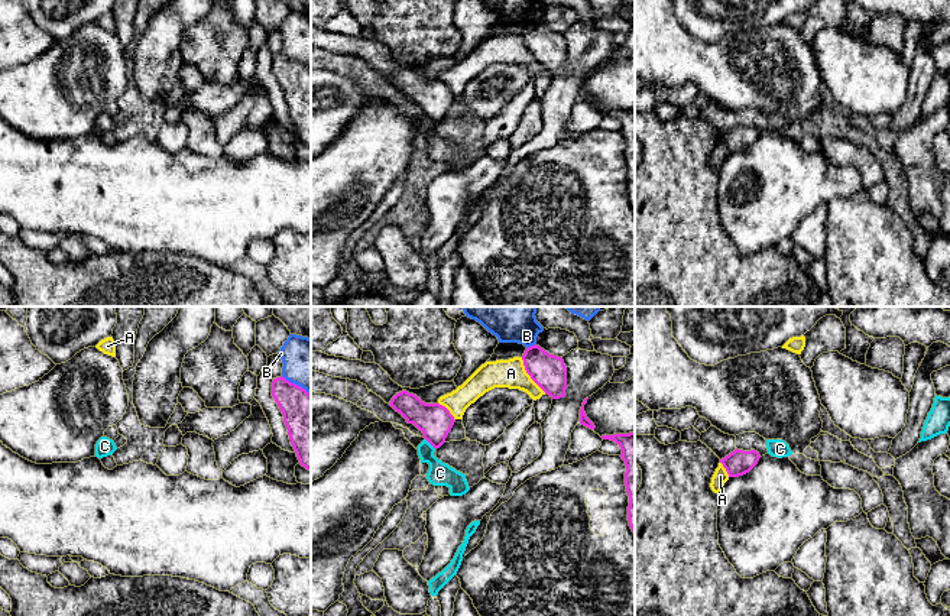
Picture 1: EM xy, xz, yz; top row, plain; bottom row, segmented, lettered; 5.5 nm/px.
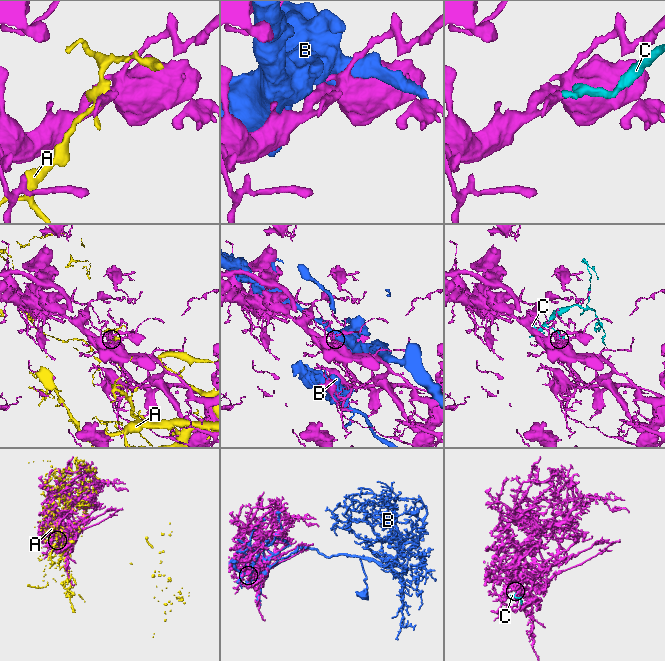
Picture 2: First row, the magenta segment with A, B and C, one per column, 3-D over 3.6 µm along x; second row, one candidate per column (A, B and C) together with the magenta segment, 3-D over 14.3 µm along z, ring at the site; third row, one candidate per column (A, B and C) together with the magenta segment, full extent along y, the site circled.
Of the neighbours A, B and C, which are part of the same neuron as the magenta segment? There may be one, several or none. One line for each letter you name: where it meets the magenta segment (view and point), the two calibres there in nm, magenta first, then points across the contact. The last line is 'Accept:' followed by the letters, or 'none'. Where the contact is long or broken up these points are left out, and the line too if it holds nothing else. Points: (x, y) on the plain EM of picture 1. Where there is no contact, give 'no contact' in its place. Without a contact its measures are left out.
Accept: none

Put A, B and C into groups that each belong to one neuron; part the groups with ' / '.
A / B / C

